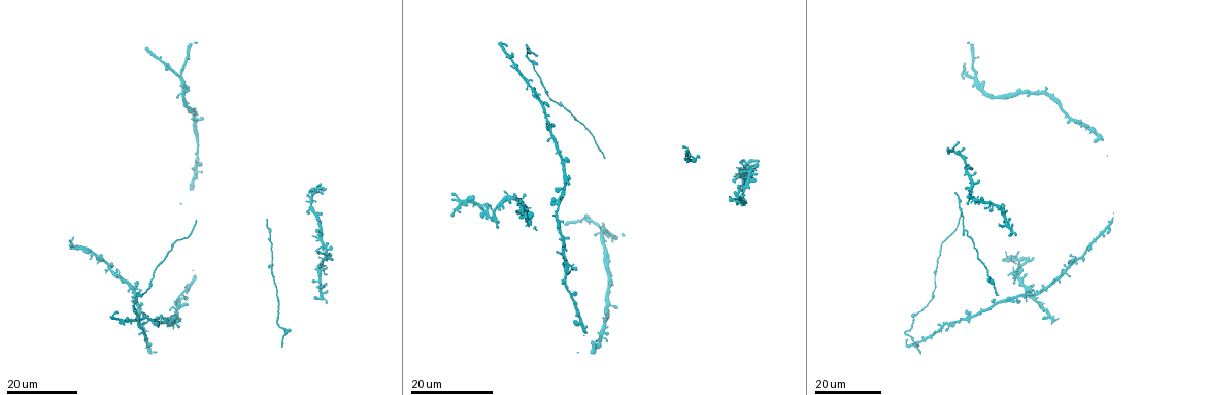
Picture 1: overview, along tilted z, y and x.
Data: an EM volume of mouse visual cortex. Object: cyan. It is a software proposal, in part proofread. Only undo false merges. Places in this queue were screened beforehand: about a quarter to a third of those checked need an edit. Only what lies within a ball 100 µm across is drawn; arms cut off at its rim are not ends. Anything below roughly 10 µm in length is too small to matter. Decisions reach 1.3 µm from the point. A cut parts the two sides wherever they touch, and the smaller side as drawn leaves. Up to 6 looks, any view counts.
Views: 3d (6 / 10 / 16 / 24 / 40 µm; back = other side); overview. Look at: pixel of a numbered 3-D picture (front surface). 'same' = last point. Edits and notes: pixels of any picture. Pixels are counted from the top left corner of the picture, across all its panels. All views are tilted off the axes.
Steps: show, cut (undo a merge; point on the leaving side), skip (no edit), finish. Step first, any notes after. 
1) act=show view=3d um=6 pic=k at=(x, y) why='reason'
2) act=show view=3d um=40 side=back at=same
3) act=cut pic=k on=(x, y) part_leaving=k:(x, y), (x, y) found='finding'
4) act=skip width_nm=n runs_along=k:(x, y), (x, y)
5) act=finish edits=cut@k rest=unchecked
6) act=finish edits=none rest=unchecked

act=show view=3d um=16 pic=1 at=(179, 76)

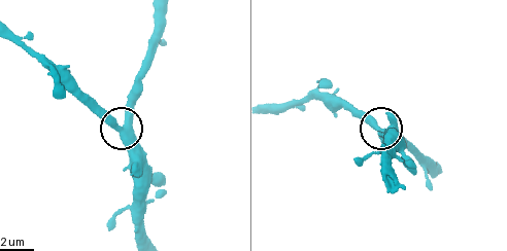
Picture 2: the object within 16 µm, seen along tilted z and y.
act=show view=3d um=6 pic=2 at=(119, 130) why='zoom in'

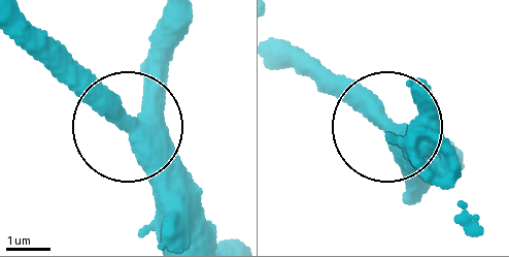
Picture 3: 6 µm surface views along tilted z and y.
act=skip found='one neuron here'

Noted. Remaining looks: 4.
act=show view=3d um=16 pic=1 at=(975, 313) why='two arms in line, one across'

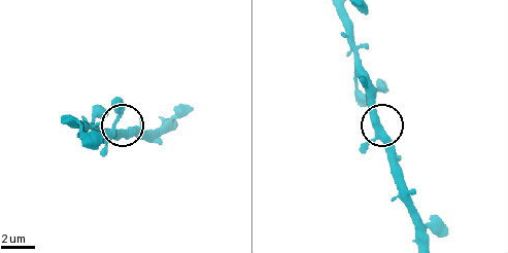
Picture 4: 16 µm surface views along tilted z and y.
act=show view=3d um=10 pic=4 at=(378, 132)

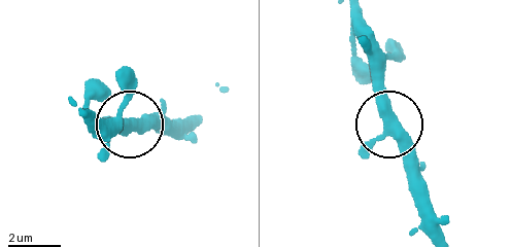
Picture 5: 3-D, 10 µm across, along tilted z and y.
act=skip runs_along=5:(392, 121), (397, 146), (424, 178) found='continuous, no second neuron'

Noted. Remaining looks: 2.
act=show view=3d um=16 pic=1 at=(135, 307) why='a narrow waist'

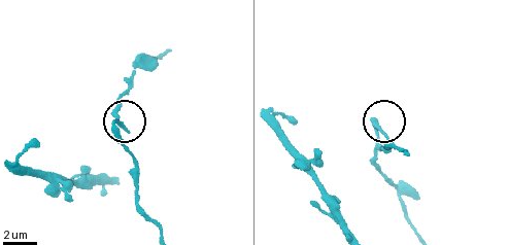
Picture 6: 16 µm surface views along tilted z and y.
act=show view=3d um=6 pic=6 at=(116, 123)

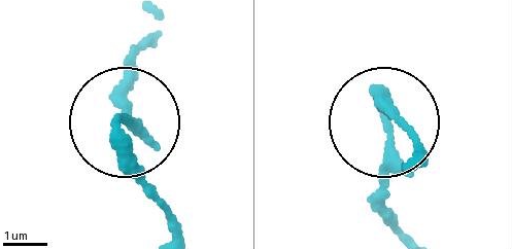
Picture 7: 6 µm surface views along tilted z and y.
act=cut pic=7 on=(385, 157) part_leaving=7:(115, 123), (130, 122), (123, 67), (142, 40) found='a second neuron is stuck on'

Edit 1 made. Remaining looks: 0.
act=finish edits=cut@7 rest=unchecked

